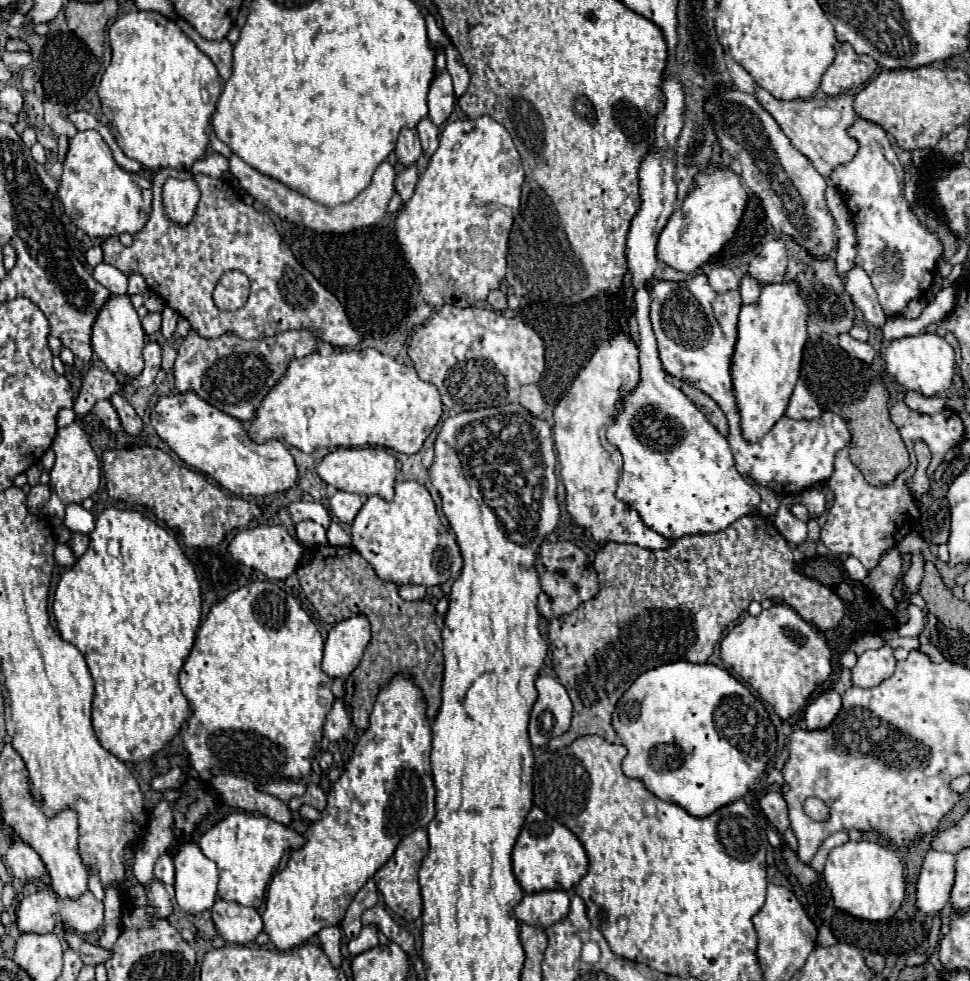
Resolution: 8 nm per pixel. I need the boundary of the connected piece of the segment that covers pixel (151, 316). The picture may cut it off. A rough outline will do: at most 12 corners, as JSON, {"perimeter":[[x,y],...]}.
{"perimeter":[[148,313],[142,319],[146,335],[160,331],[160,315]]}

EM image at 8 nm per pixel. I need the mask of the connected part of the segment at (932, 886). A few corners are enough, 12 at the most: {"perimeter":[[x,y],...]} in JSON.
{"perimeter":[[928,851],[916,883],[918,911],[950,899],[954,855]]}

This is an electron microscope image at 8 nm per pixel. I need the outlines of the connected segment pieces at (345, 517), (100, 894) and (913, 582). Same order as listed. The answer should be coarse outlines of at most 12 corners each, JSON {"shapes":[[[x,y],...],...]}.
{"shapes":[[[336,491],[330,513],[340,523],[352,523],[364,505],[360,495]],[[88,871],[90,891],[98,901],[104,901],[104,887],[96,879],[96,871]],[[912,555],[912,565],[902,579],[906,591],[918,591],[924,559]]]}

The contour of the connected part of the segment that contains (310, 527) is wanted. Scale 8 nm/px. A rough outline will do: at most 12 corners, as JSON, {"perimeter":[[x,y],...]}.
{"perimeter":[[300,521],[296,535],[304,545],[326,545],[326,529]]}

